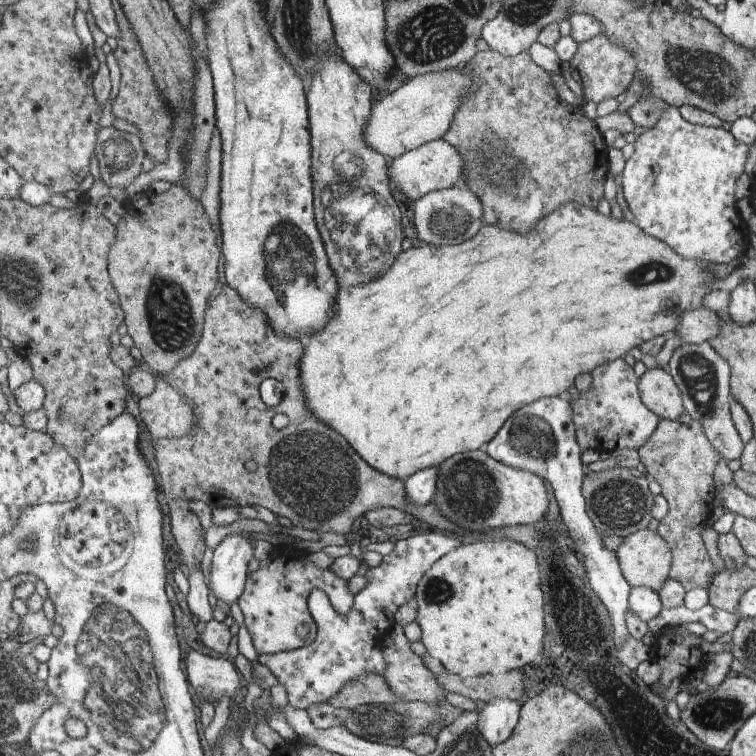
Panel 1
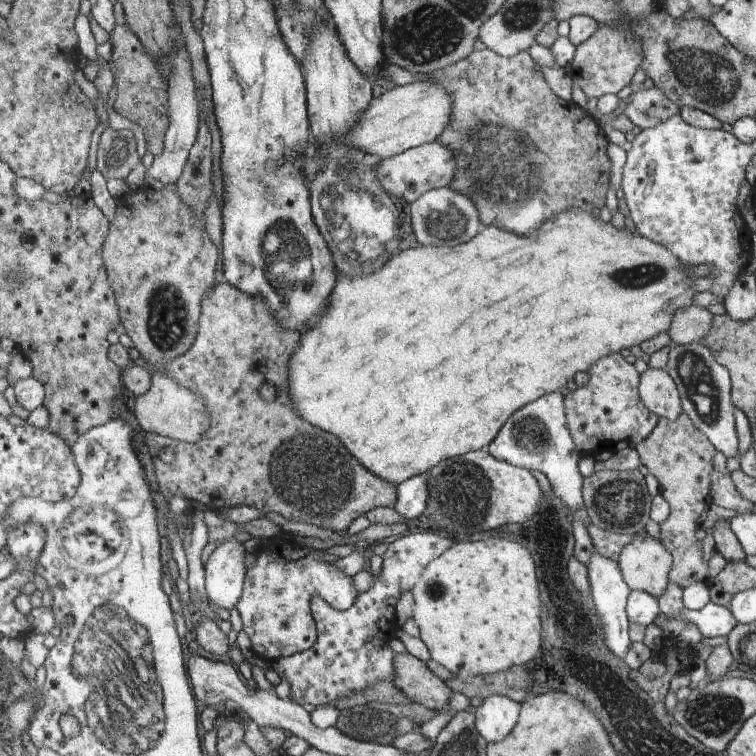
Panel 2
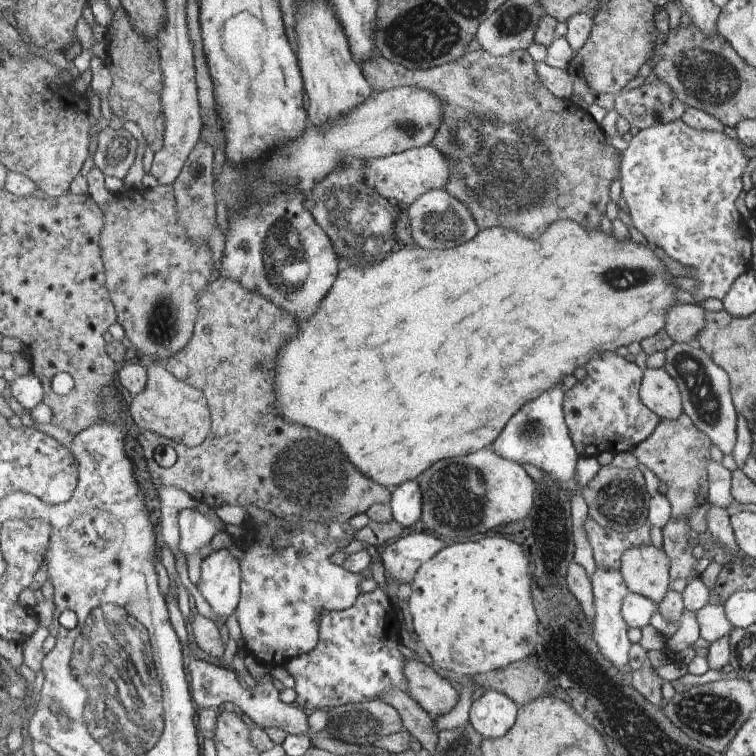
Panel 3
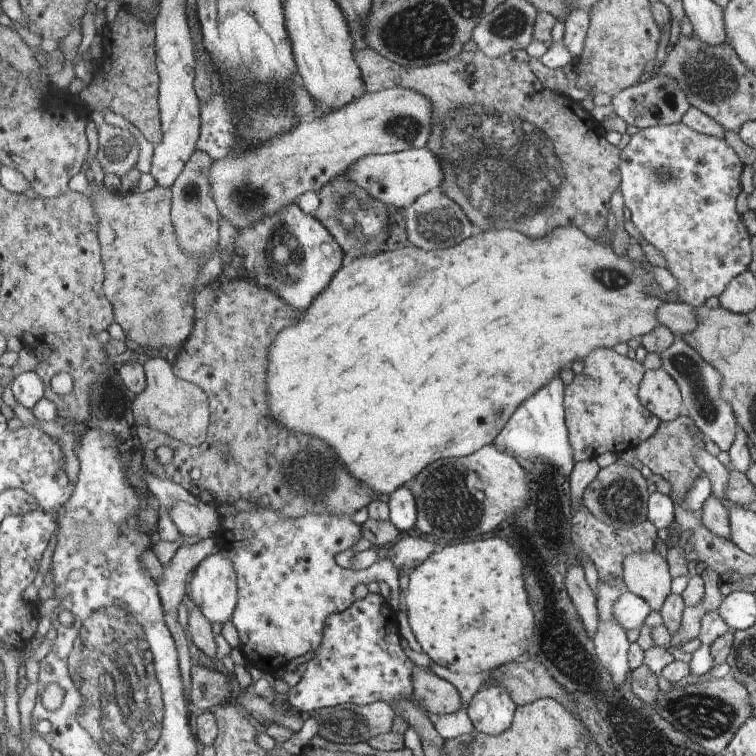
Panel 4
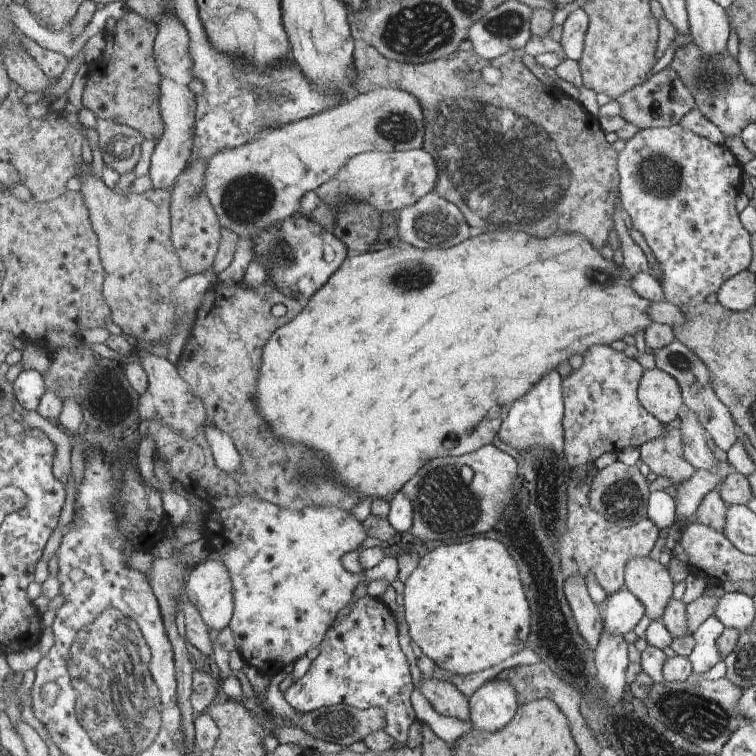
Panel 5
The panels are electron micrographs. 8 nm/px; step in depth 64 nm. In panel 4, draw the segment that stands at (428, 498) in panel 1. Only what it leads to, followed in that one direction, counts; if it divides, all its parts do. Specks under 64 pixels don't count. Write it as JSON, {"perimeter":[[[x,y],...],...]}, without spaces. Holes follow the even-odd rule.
{"perimeter":[[[408,483],[406,486],[399,488],[387,499],[390,503],[390,521],[403,533],[406,530],[409,532],[419,520],[417,500],[411,492],[410,484]]]}

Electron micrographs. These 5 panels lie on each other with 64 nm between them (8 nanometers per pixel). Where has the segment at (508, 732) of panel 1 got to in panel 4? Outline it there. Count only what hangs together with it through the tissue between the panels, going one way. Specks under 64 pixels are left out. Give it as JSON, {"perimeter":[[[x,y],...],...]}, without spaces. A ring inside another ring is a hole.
{"perimeter":[[[490,685],[475,695],[468,716],[477,733],[499,736],[511,728],[518,707],[507,688]]]}

